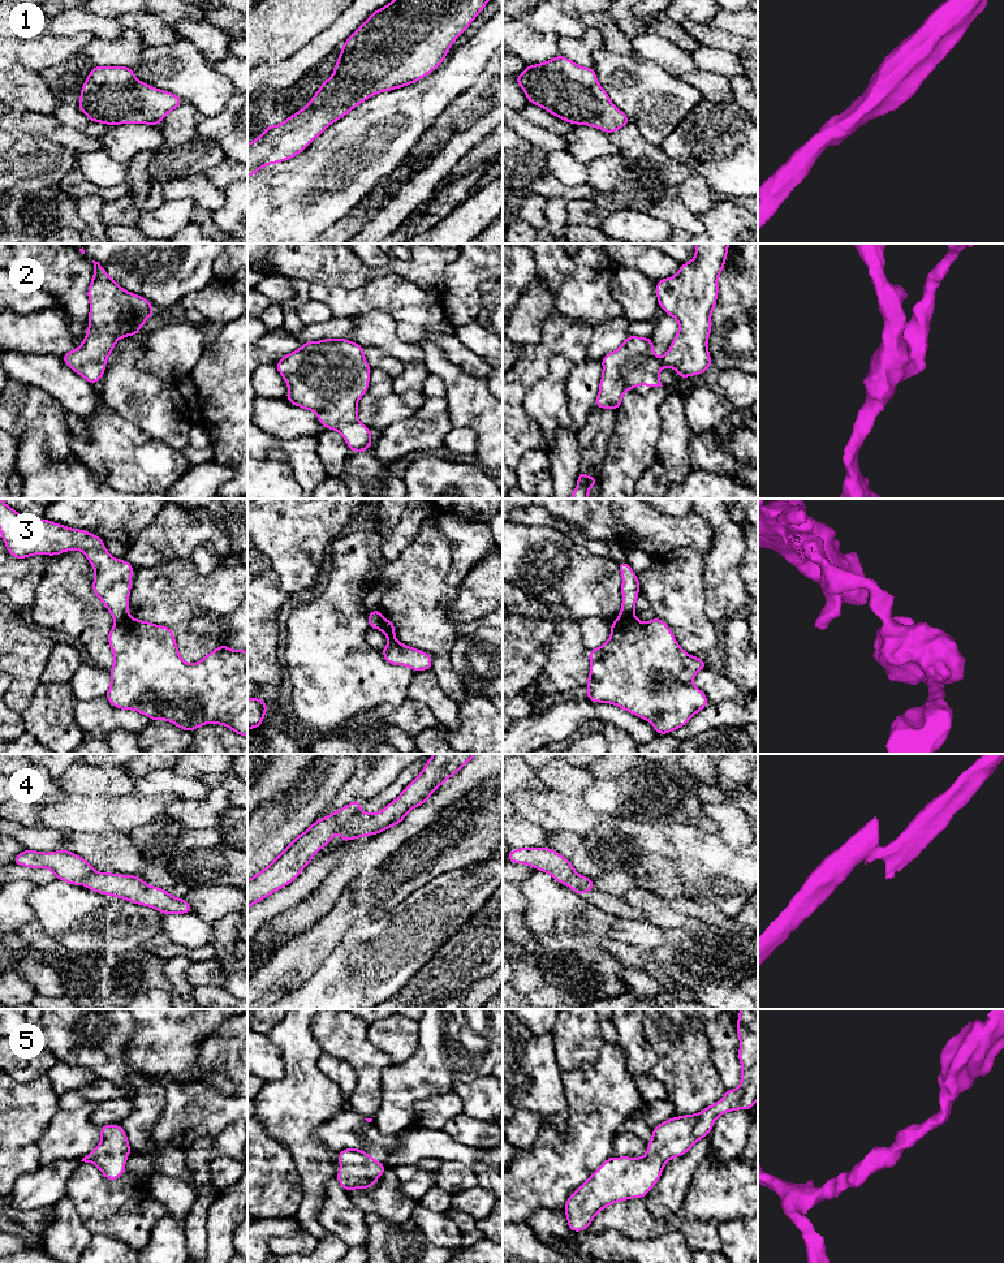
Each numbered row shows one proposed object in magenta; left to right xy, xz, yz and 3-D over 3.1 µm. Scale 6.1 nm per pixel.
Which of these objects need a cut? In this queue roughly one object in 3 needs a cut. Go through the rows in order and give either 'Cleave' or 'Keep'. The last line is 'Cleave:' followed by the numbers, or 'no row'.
1: Keep
2: Keep
3: Cleave
4: Cleave
5: Keep
Cleave: 3, 4

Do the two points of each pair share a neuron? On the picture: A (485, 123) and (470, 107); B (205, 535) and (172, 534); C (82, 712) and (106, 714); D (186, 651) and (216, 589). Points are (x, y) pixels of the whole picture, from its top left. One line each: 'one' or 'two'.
A: two
B: one
C: one
D: one

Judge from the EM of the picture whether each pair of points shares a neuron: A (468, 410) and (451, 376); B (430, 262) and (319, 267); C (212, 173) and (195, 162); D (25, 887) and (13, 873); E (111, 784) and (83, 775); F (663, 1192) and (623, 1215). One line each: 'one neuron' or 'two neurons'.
A: one neuron
B: one neuron
C: two neurons
D: two neurons
E: one neuron
F: two neurons

